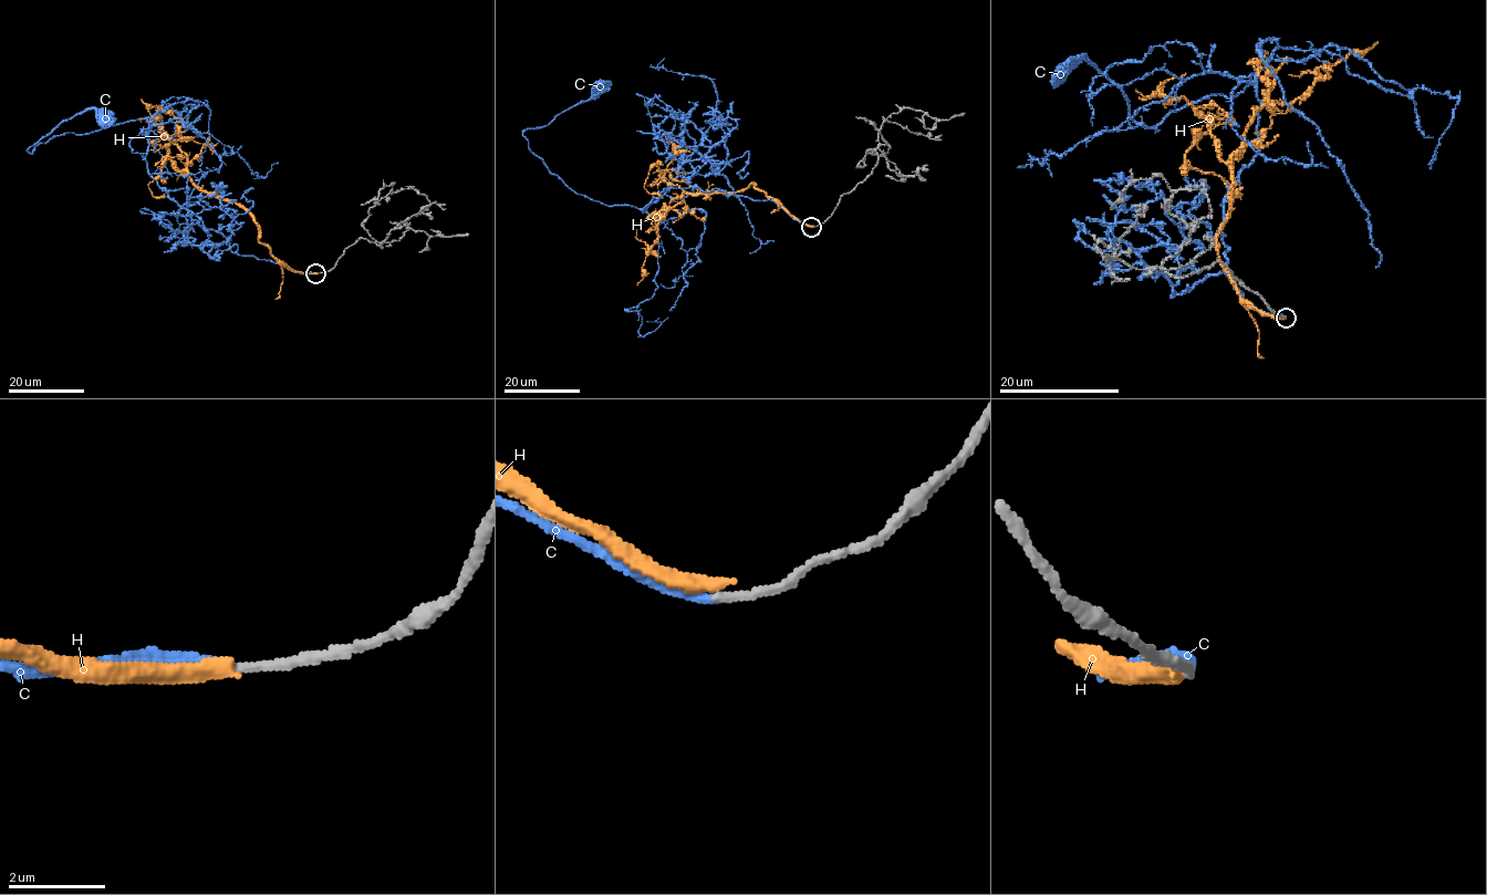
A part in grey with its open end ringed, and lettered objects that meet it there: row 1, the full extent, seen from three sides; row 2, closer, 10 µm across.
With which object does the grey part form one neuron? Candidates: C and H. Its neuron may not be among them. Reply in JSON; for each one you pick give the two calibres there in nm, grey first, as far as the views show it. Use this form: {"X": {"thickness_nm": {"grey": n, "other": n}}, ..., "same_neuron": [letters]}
{"C": {"thickness_nm": {"grey": 190, "other": 200}}, "same_neuron": ["C"]}

